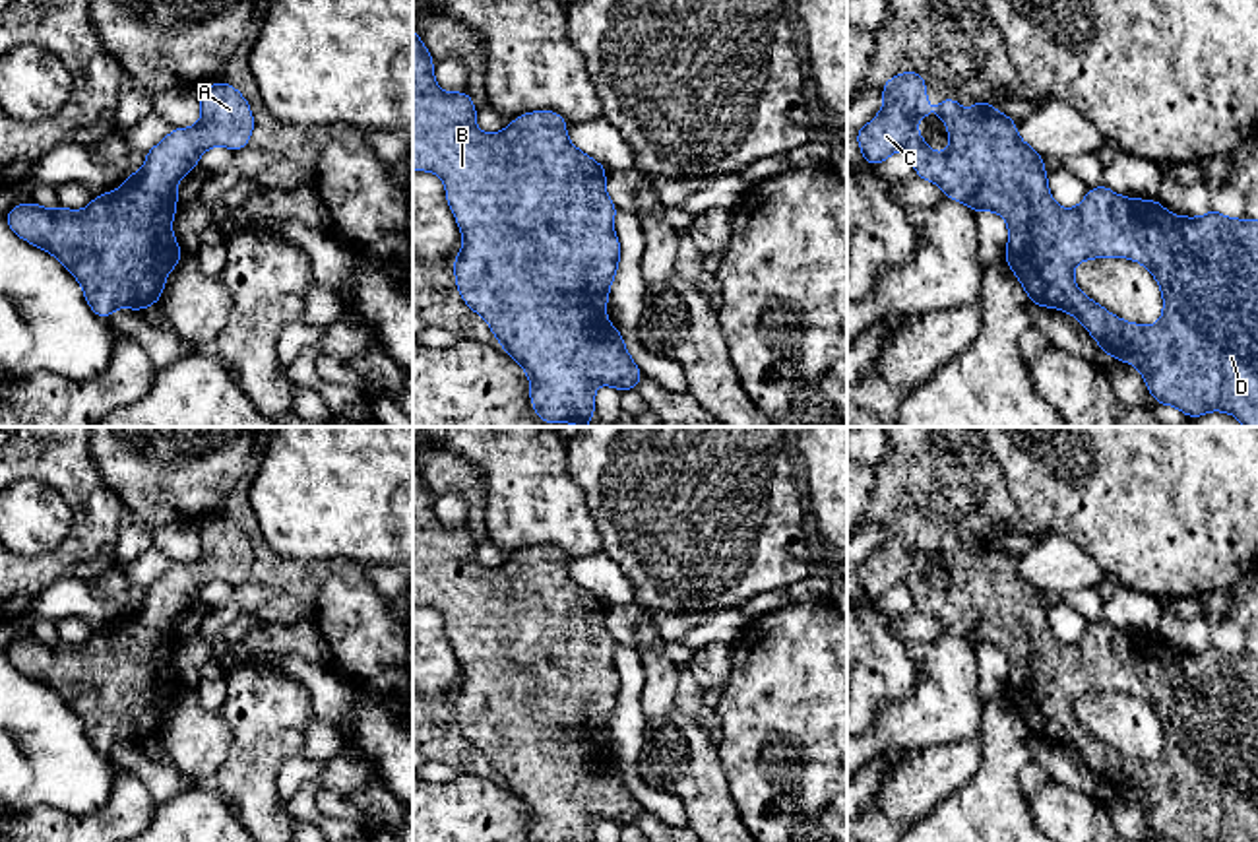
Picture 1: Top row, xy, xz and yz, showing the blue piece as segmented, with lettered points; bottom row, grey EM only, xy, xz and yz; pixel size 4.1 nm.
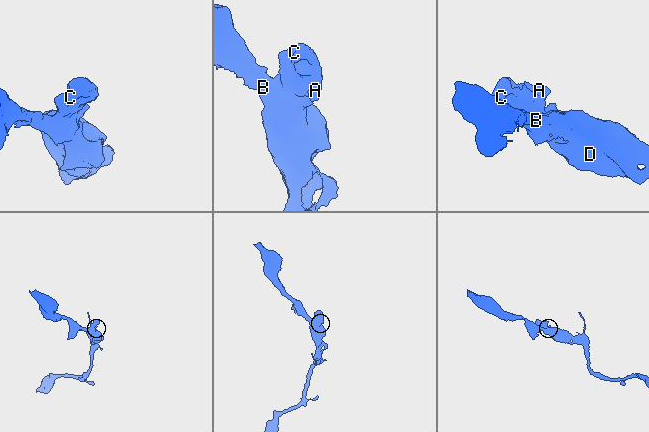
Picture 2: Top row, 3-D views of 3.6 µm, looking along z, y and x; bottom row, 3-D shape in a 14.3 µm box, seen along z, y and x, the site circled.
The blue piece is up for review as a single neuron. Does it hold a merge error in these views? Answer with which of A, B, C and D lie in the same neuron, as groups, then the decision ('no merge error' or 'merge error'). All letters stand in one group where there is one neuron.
A B C D; no merge error

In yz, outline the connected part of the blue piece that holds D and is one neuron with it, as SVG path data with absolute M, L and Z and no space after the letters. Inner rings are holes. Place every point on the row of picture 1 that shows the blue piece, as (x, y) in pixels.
M897 74L880 89L884 93L882 111L855 136L866 163L880 165L896 149L905 149L917 177L936 182L948 200L958 200L973 211L998 211L1008 221L1004 260L1033 305L1074 314L1107 355L1130 363L1142 372L1157 404L1175 405L1188 419L1206 411L1227 411L1244 427L1258 427L1258 221L1248 217L1229 219L1215 210L1210 210L1204 217L1173 215L1157 200L1124 198L1105 184L1089 188L1078 208L1062 210L1051 196L1043 155L1018 136L1016 120L998 113L991 103L969 99L967 103L977 107L973 113L961 109L954 97L936 103L936 114L950 134L950 147L946 153L934 153L917 132L917 120L932 116L923 74ZM1116 256L1144 264L1157 279L1163 293L1163 316L1157 324L1124 322L1085 297L1074 283L1076 264L1089 258Z

